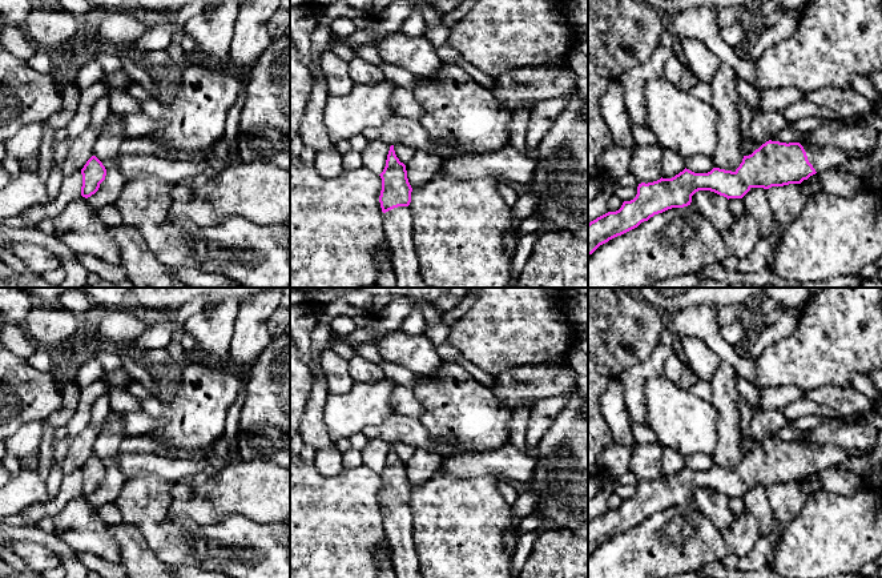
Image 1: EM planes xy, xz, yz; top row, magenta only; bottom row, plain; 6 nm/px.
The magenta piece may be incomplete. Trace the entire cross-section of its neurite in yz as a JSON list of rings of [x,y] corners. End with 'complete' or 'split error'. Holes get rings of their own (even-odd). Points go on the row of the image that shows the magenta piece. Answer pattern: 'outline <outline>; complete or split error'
outline [[[769,140],[752,154],[744,156],[734,172],[713,168],[708,173],[694,173],[685,168],[672,178],[641,182],[633,200],[624,201],[619,210],[608,212],[588,224],[588,256],[600,245],[637,228],[655,214],[690,205],[692,196],[698,190],[710,190],[728,200],[742,198],[752,188],[801,184],[815,173],[870,153],[849,153],[834,146],[802,146],[800,143]]]; split error

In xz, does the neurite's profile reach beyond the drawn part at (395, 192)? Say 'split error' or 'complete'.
split error

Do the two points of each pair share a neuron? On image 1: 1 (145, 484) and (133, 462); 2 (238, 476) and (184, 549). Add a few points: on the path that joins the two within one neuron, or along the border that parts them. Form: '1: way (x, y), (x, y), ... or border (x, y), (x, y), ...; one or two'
1: border (127, 478), (156, 474), (172, 481); two
2: border (230, 514), (208, 525), (170, 518); two

